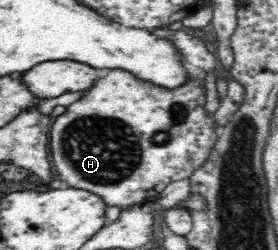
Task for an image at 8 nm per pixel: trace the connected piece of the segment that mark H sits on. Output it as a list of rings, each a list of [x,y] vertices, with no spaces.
[[[108,69],[106,76],[98,78],[84,95],[70,103],[64,114],[54,118],[50,129],[50,160],[66,182],[64,185],[94,192],[108,207],[119,206],[123,210],[134,204],[155,201],[171,182],[189,179],[198,167],[204,166],[219,139],[220,126],[217,126],[215,113],[208,113],[204,107],[204,82],[188,72],[186,75],[184,84],[162,88],[138,82],[141,78],[127,70]]]

